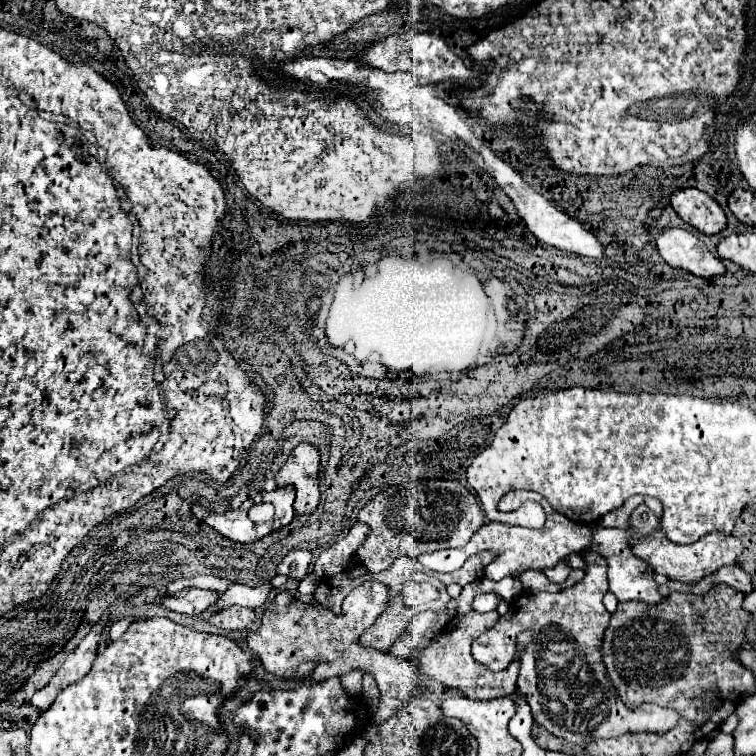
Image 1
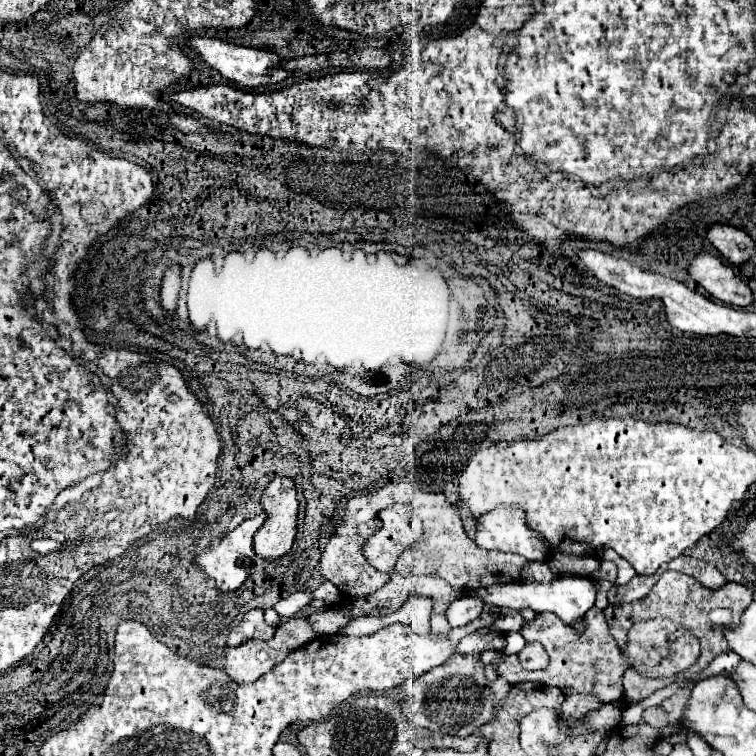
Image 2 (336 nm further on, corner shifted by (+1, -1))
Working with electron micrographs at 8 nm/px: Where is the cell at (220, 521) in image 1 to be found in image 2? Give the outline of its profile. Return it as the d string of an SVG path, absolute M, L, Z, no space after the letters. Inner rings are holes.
M262 512L256 514L254 518L244 520L240 526L236 526L232 532L228 532L220 542L216 542L212 548L204 550L202 554L196 556L196 564L204 570L204 574L208 578L212 578L216 582L216 588L222 594L234 592L248 576L250 576L250 568L254 562L254 550L252 550L252 538L256 534L256 530L262 526Z

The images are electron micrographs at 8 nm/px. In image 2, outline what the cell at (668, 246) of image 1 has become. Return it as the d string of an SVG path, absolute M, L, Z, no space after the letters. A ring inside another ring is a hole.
M698 254L688 268L690 276L716 300L732 306L750 306L754 302L752 290L744 284L730 266L722 264L710 254Z

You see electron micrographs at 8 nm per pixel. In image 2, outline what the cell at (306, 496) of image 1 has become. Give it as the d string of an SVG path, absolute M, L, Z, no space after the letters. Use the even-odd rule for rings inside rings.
M274 478L266 490L262 492L260 498L260 506L266 512L266 522L264 526L256 532L254 536L254 552L264 558L264 560L276 560L280 556L284 556L292 544L294 544L294 536L296 536L296 520L298 520L298 498L296 498L296 488L294 482L290 478Z

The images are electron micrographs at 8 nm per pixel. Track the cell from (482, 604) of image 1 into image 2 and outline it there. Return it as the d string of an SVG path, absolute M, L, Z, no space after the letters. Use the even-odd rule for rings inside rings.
M460 598L460 600L452 602L452 604L446 608L444 616L446 616L446 620L448 620L448 624L450 624L452 628L466 626L468 622L476 620L476 618L482 614L482 606L484 606L484 604L482 604L482 600L478 600L478 598Z

